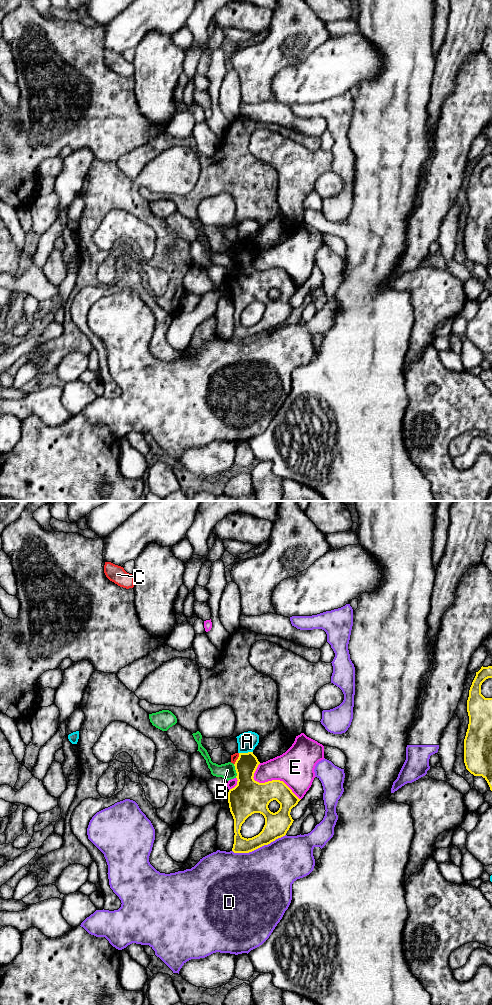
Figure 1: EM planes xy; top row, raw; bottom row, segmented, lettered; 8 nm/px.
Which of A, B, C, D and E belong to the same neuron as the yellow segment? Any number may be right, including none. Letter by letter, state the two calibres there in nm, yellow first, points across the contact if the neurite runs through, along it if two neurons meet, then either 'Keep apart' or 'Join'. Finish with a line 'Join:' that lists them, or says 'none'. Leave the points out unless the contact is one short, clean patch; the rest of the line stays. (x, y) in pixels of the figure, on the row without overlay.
A: Thickness 170 nm (yellow) against 160 nm. Keep apart
B: Thickness 280 nm (yellow) against 120 nm. Keep apart
C: Thickness 180 nm (yellow) against 60 nm. Boundary: xy (239, 241), (234, 252). Keep apart
D: Thickness 200 nm (yellow) against 460 nm. Keep apart
E: Thickness 280 nm (yellow) against 300 nm. Keep apart
Join: none

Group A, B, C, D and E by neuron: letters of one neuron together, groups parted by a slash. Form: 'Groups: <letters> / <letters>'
Groups: A / B / C / D / E

